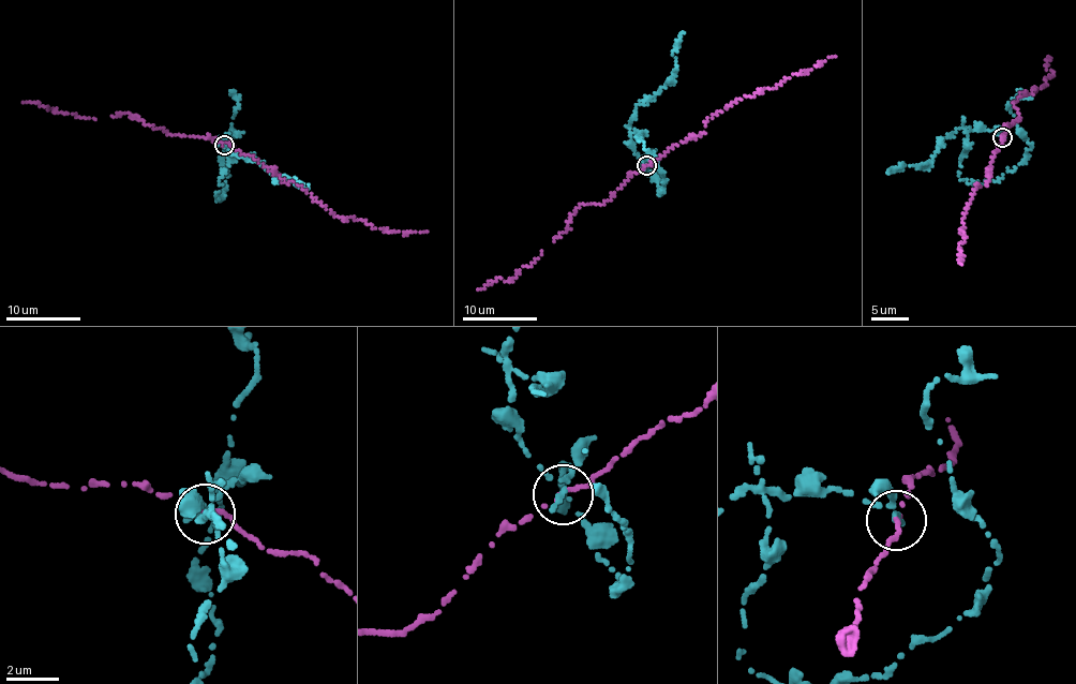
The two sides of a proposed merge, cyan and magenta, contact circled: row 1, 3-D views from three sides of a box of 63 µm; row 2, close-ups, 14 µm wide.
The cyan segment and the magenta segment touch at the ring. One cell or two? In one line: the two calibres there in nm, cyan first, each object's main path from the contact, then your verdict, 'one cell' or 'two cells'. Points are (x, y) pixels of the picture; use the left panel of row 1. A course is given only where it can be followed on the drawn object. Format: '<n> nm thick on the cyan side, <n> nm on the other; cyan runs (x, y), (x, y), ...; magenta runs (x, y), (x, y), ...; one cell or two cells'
260 nm thick on the cyan side, 140 nm on the other; cyan runs (225, 145), (221, 142), (229, 165), (218, 199), (228, 176), (222, 157), (237, 94); magenta runs (223, 144), (243, 155), (254, 155), (284, 181), (298, 184), (346, 220), (360, 219), (385, 231), (428, 232); two cells

